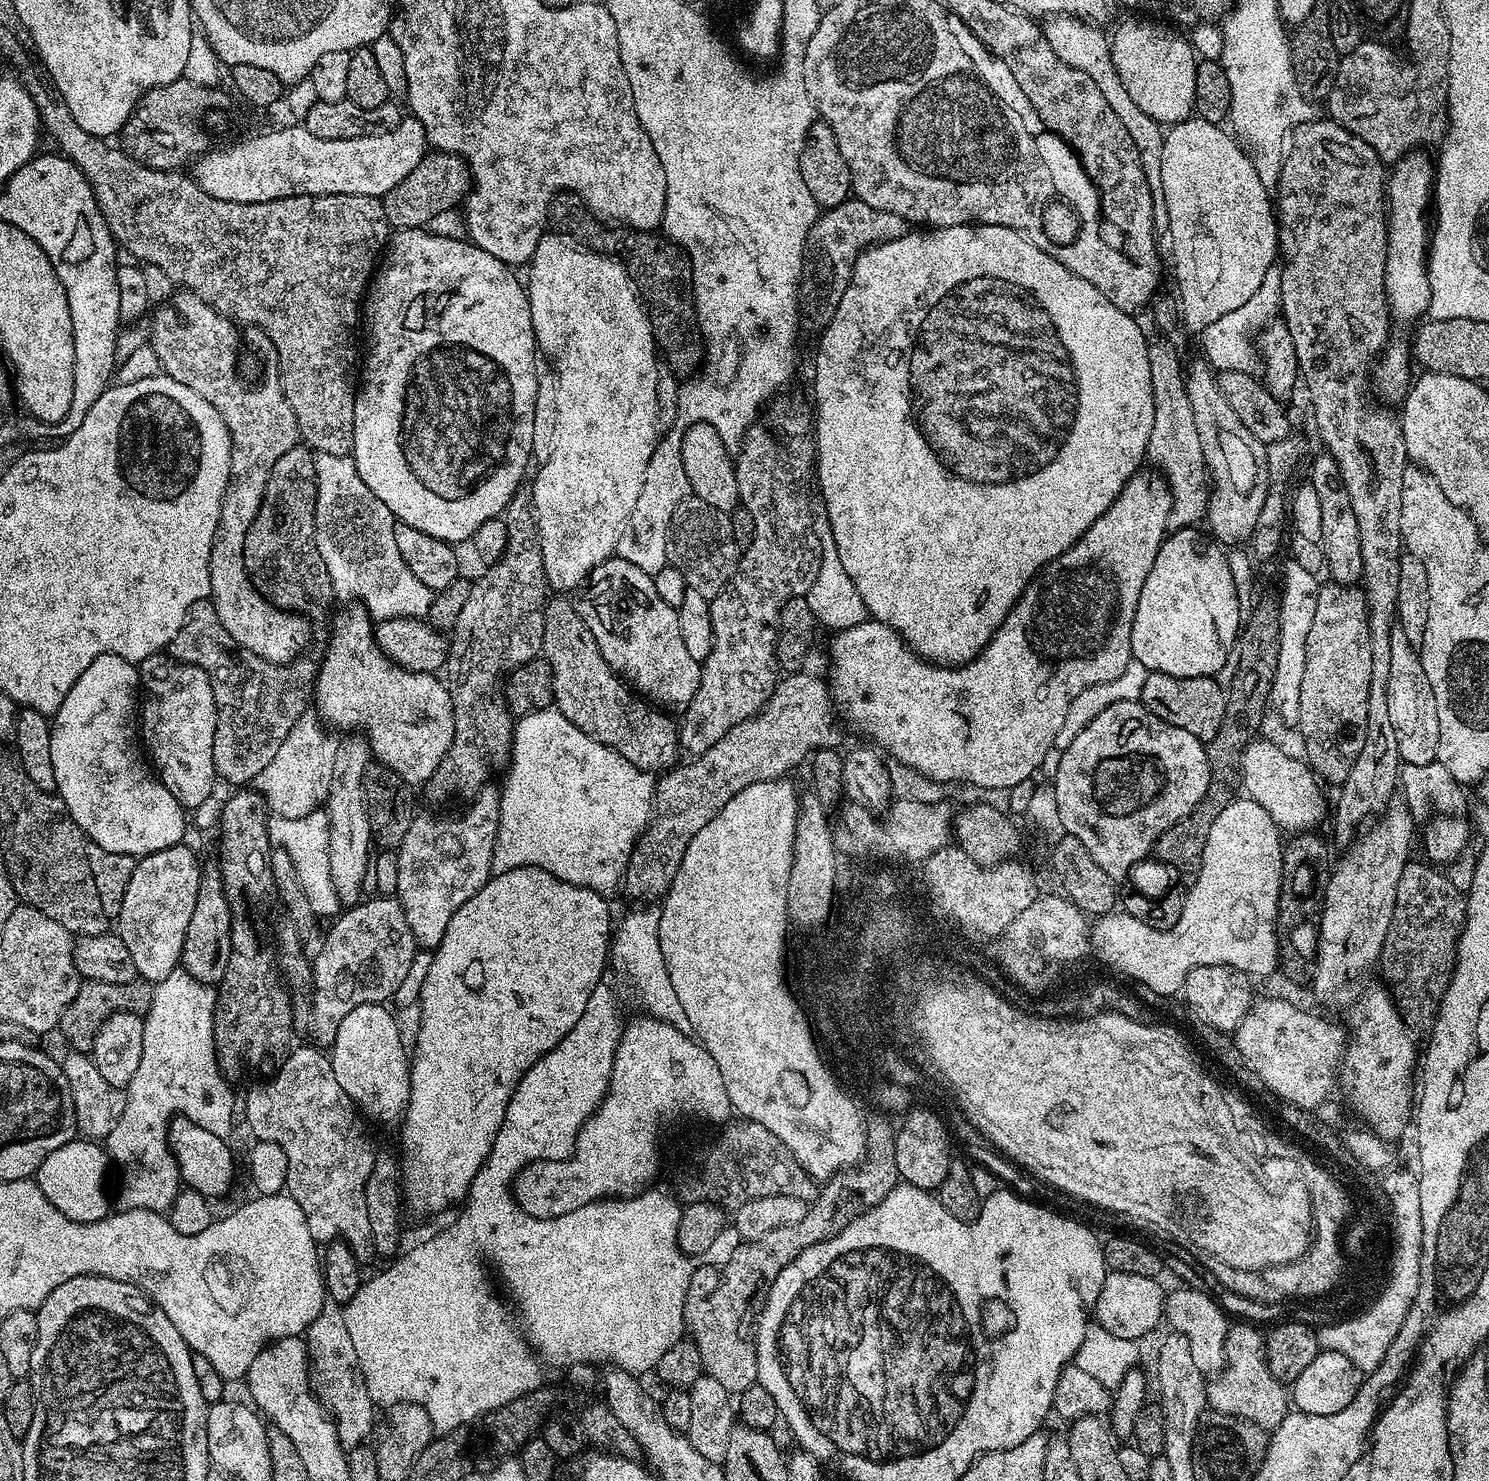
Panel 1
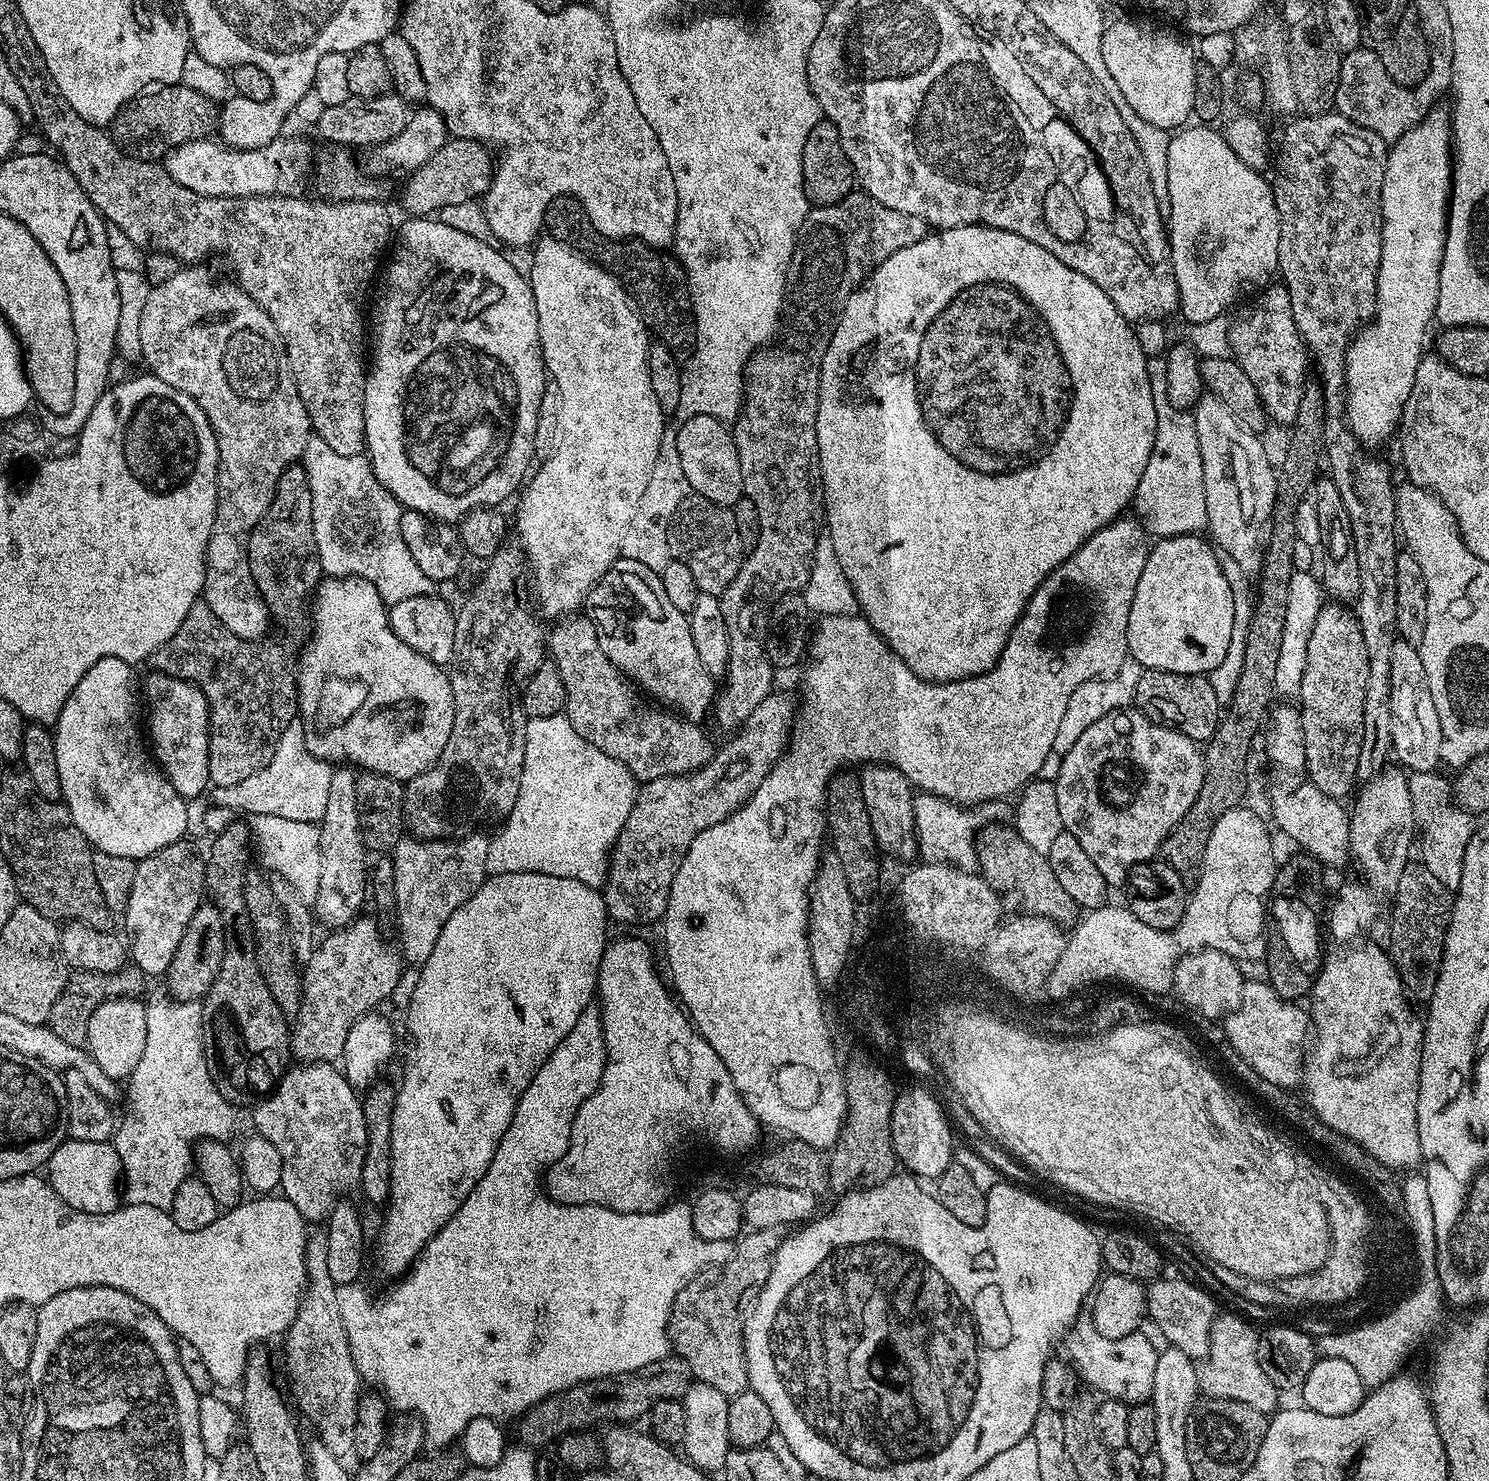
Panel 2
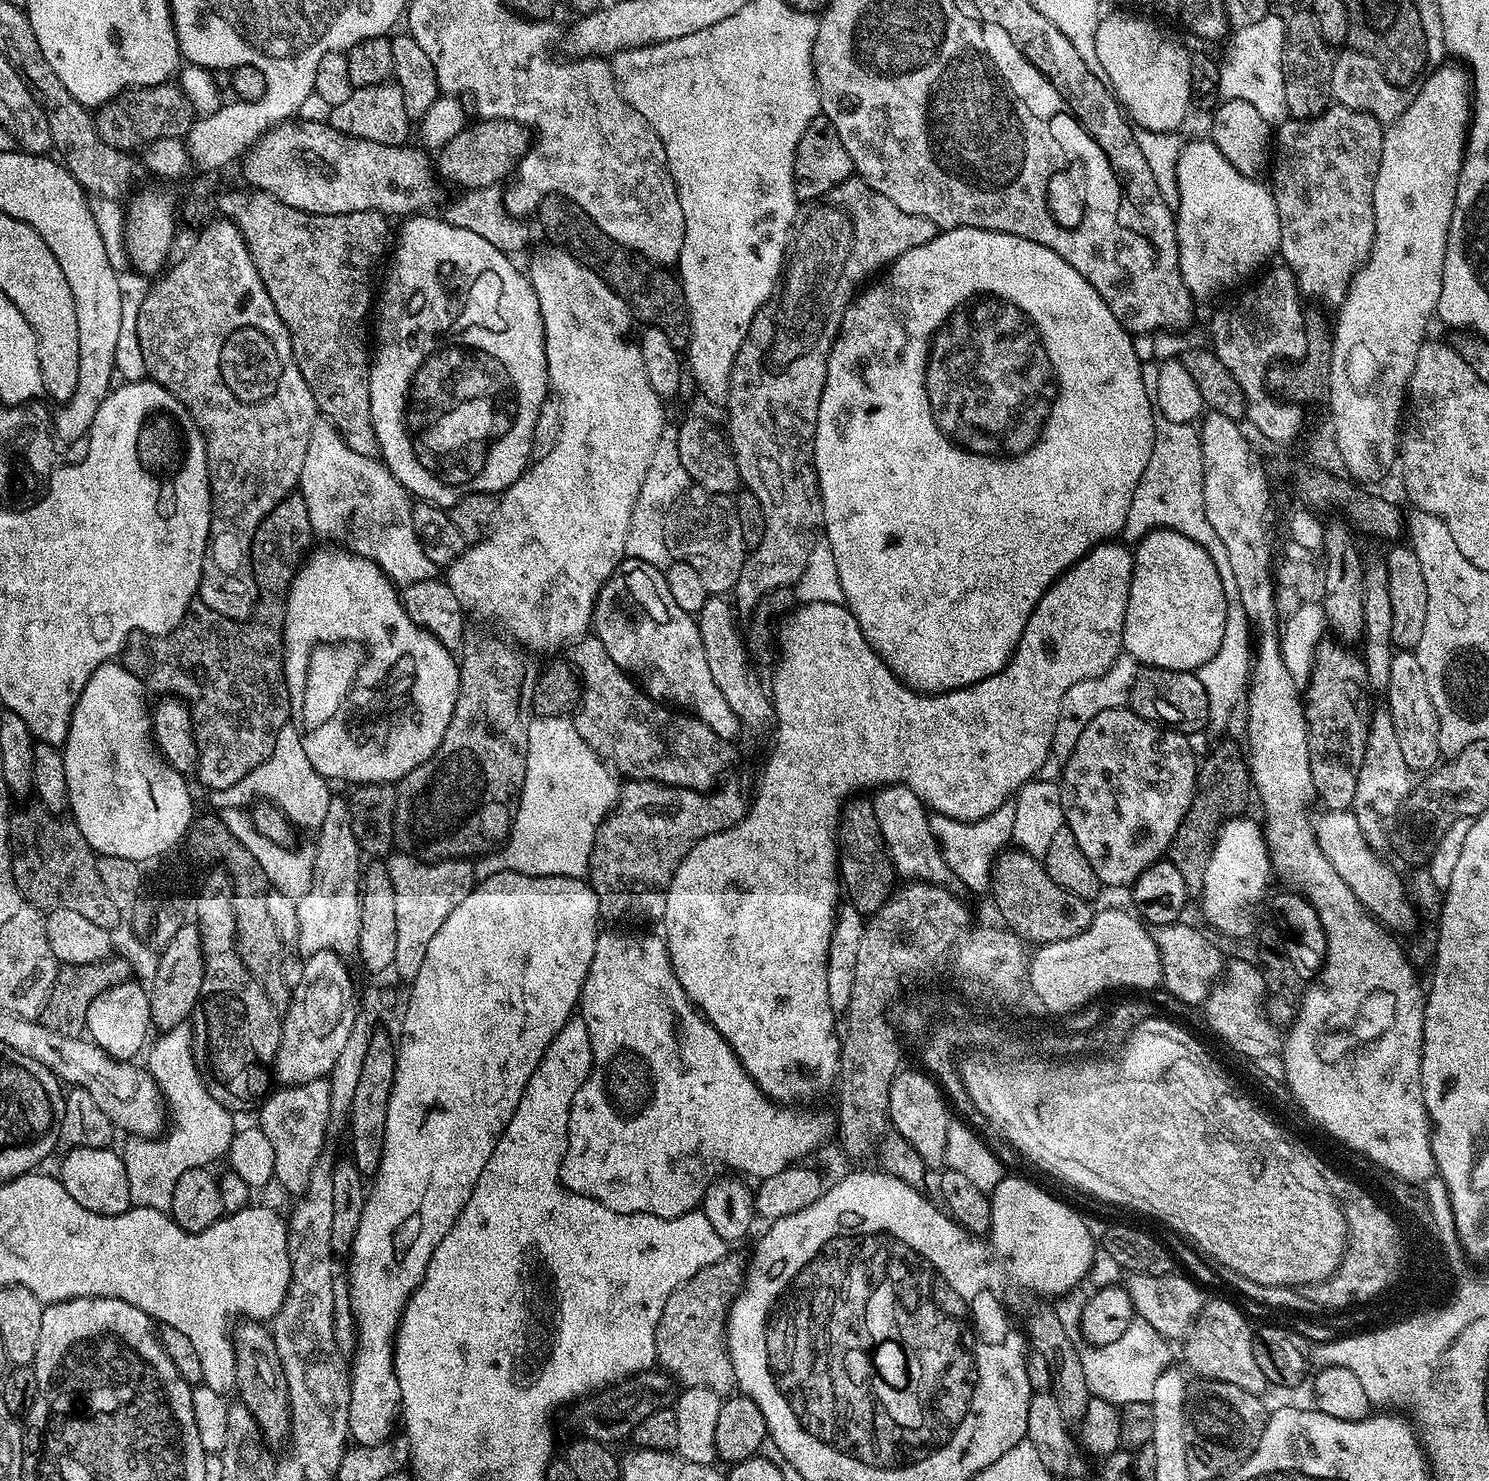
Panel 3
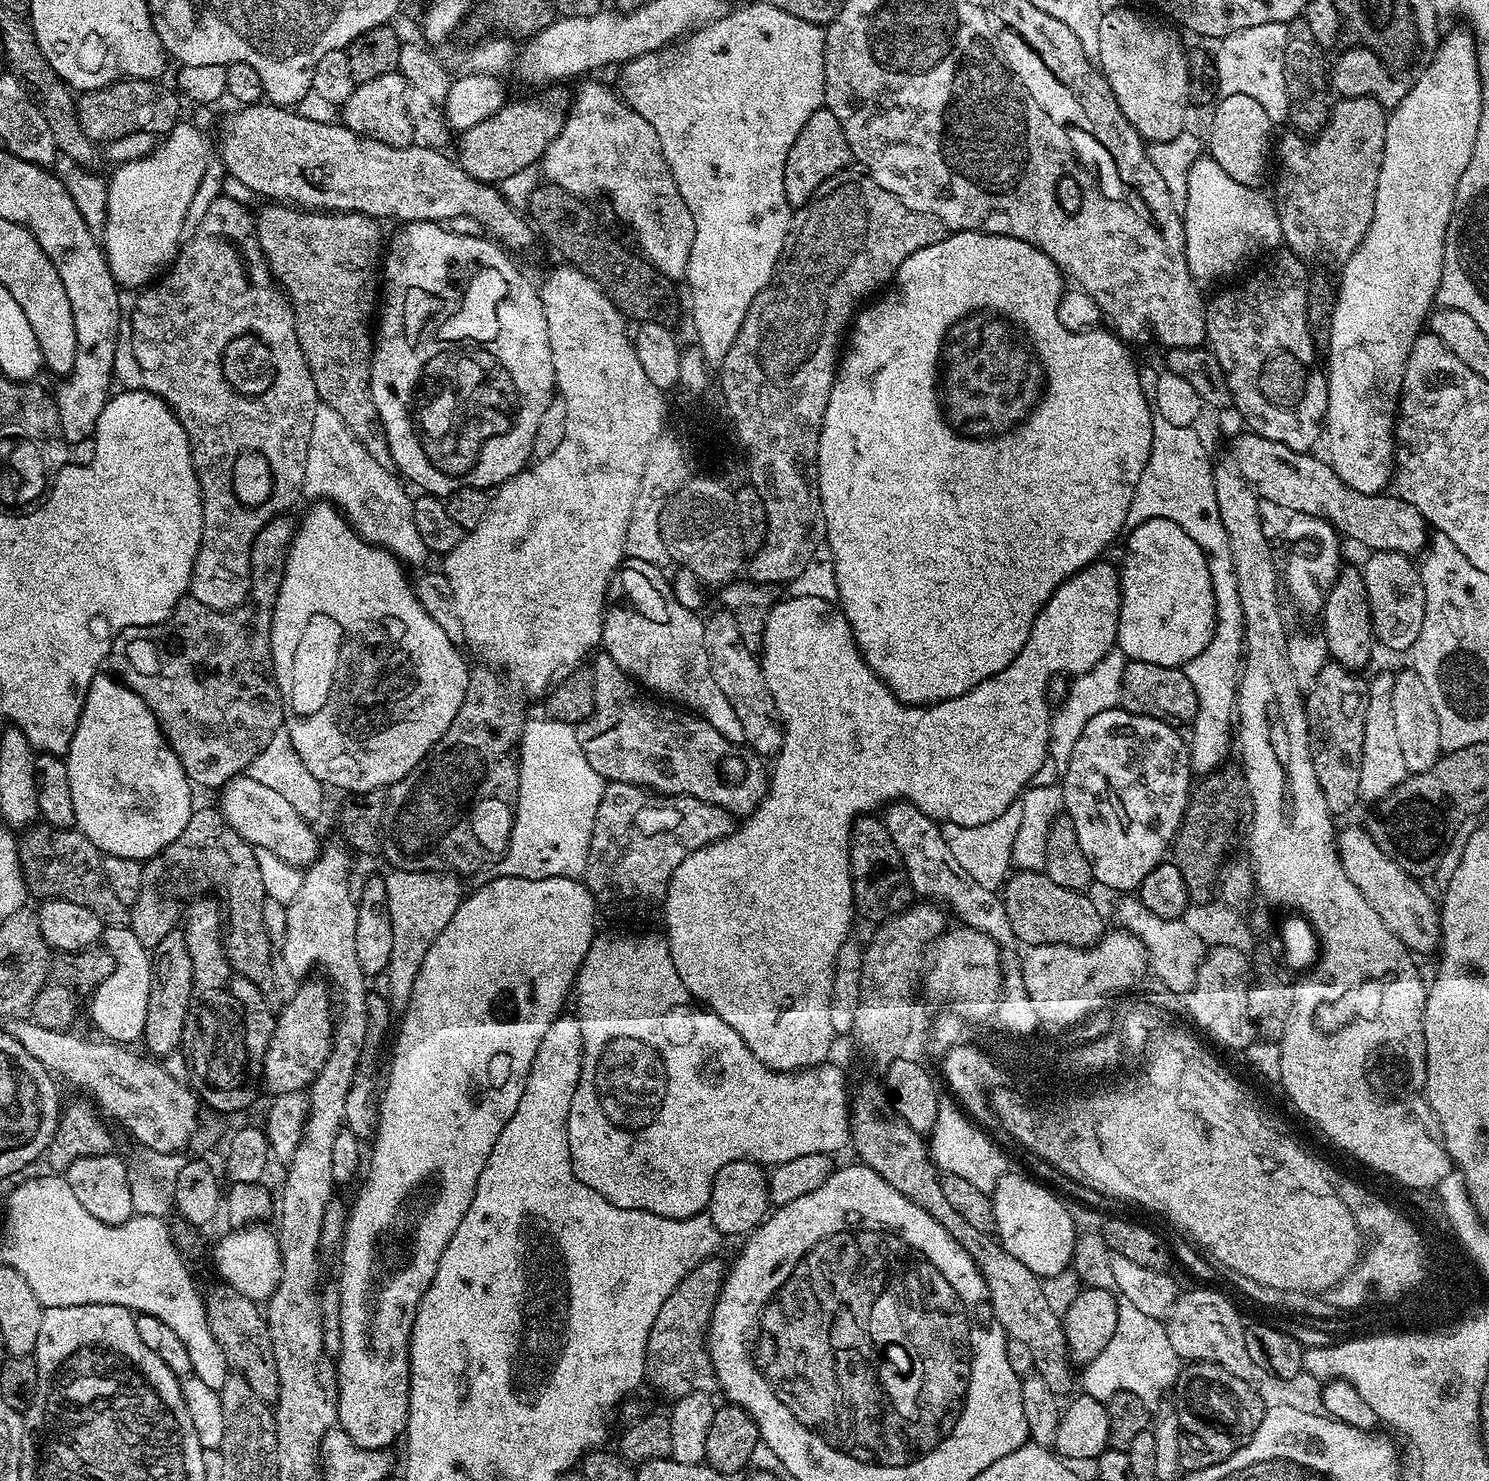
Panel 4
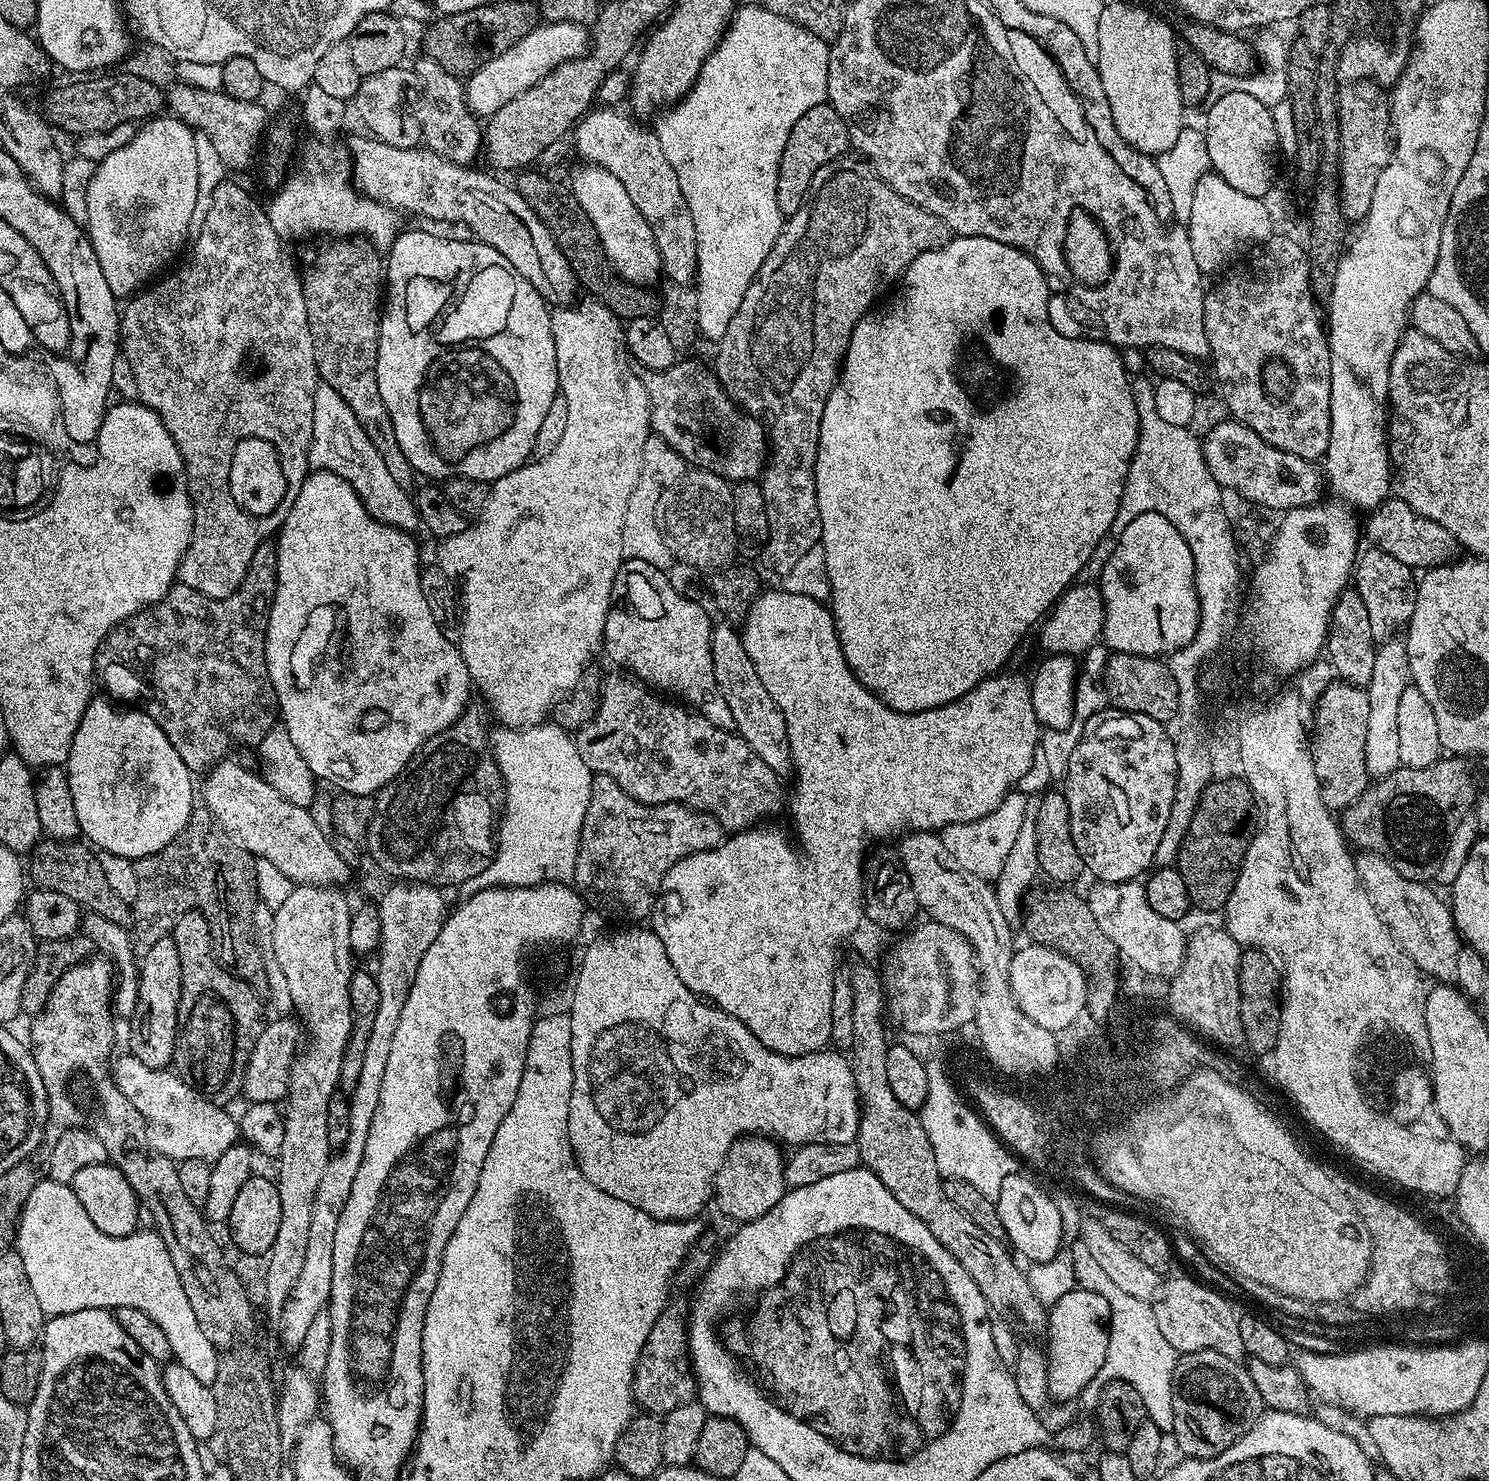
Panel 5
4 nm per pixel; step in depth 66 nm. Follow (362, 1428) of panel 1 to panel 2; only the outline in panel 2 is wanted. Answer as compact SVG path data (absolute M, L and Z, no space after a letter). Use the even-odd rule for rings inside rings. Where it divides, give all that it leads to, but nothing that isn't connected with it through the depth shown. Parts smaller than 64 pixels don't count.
M313 1231L309 1235L304 1257L308 1275L304 1303L300 1305L282 1343L288 1355L288 1372L292 1375L292 1392L296 1395L295 1407L298 1412L300 1407L299 1415L304 1415L316 1427L315 1435L326 1446L326 1450L330 1450L330 1454L344 1458L353 1451L362 1377L350 1354L346 1326L342 1326L336 1293L338 1285L334 1278L330 1278L330 1269L326 1267L326 1235L323 1231Z

